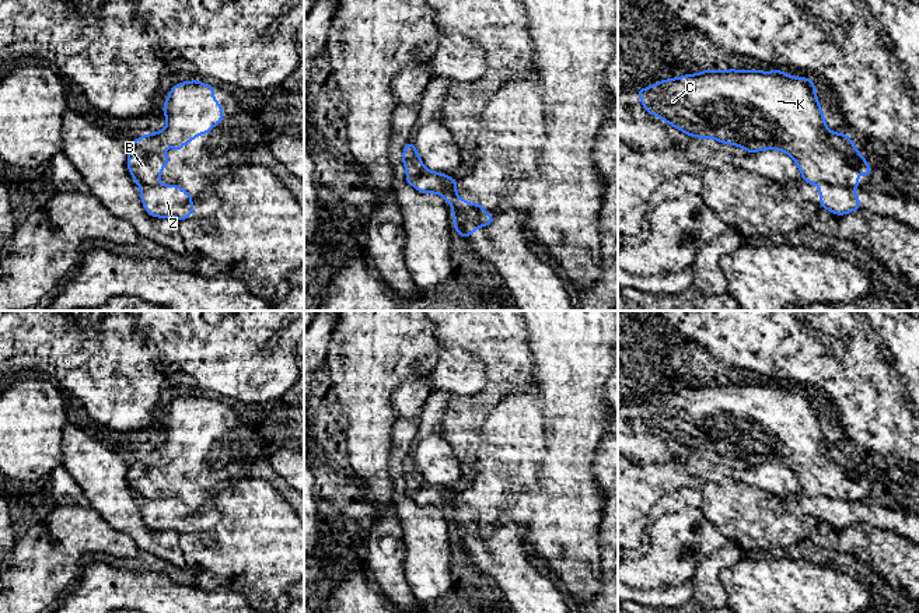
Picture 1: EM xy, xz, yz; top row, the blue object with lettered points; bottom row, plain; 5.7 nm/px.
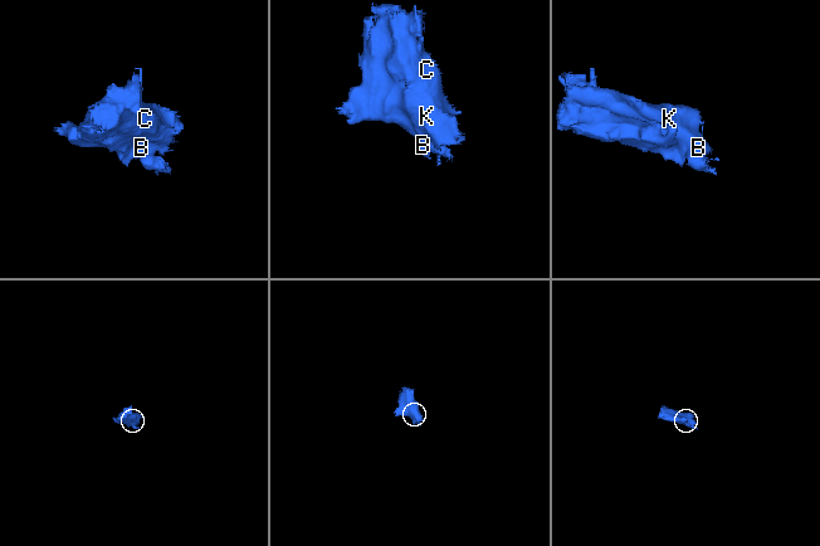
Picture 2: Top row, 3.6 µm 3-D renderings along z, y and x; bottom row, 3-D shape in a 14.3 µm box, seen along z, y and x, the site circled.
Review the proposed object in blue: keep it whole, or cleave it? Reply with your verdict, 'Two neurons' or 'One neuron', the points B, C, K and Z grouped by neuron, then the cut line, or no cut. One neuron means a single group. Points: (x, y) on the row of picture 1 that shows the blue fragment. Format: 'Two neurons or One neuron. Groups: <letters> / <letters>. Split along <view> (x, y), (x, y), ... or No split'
Two neurons. Groups: B C K / Z. Split along yz (820, 184), (838, 184), (849, 189)

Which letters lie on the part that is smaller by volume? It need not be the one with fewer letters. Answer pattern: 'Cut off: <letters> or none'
Cut off: Z

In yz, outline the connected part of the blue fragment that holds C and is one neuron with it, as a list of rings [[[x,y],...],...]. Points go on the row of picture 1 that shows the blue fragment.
[[[702,70],[698,74],[663,80],[636,94],[647,113],[657,115],[688,136],[738,146],[749,154],[761,150],[785,151],[797,164],[803,181],[810,185],[860,188],[857,175],[864,171],[869,179],[873,168],[848,134],[827,127],[814,83],[782,70]]]

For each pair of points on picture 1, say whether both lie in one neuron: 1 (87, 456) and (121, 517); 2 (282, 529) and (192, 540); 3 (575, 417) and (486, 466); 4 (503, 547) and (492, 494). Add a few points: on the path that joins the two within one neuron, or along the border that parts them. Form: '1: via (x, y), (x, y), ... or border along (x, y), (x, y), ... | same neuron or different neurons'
1: via (101, 472), (107, 490), (115, 501) | same neuron
2: via (259, 539), (215, 539) | same neuron
3: border along (541, 402), (541, 462), (538, 468) | different neurons
4: border along (520, 524), (502, 521), (489, 538), (478, 540) | different neurons

